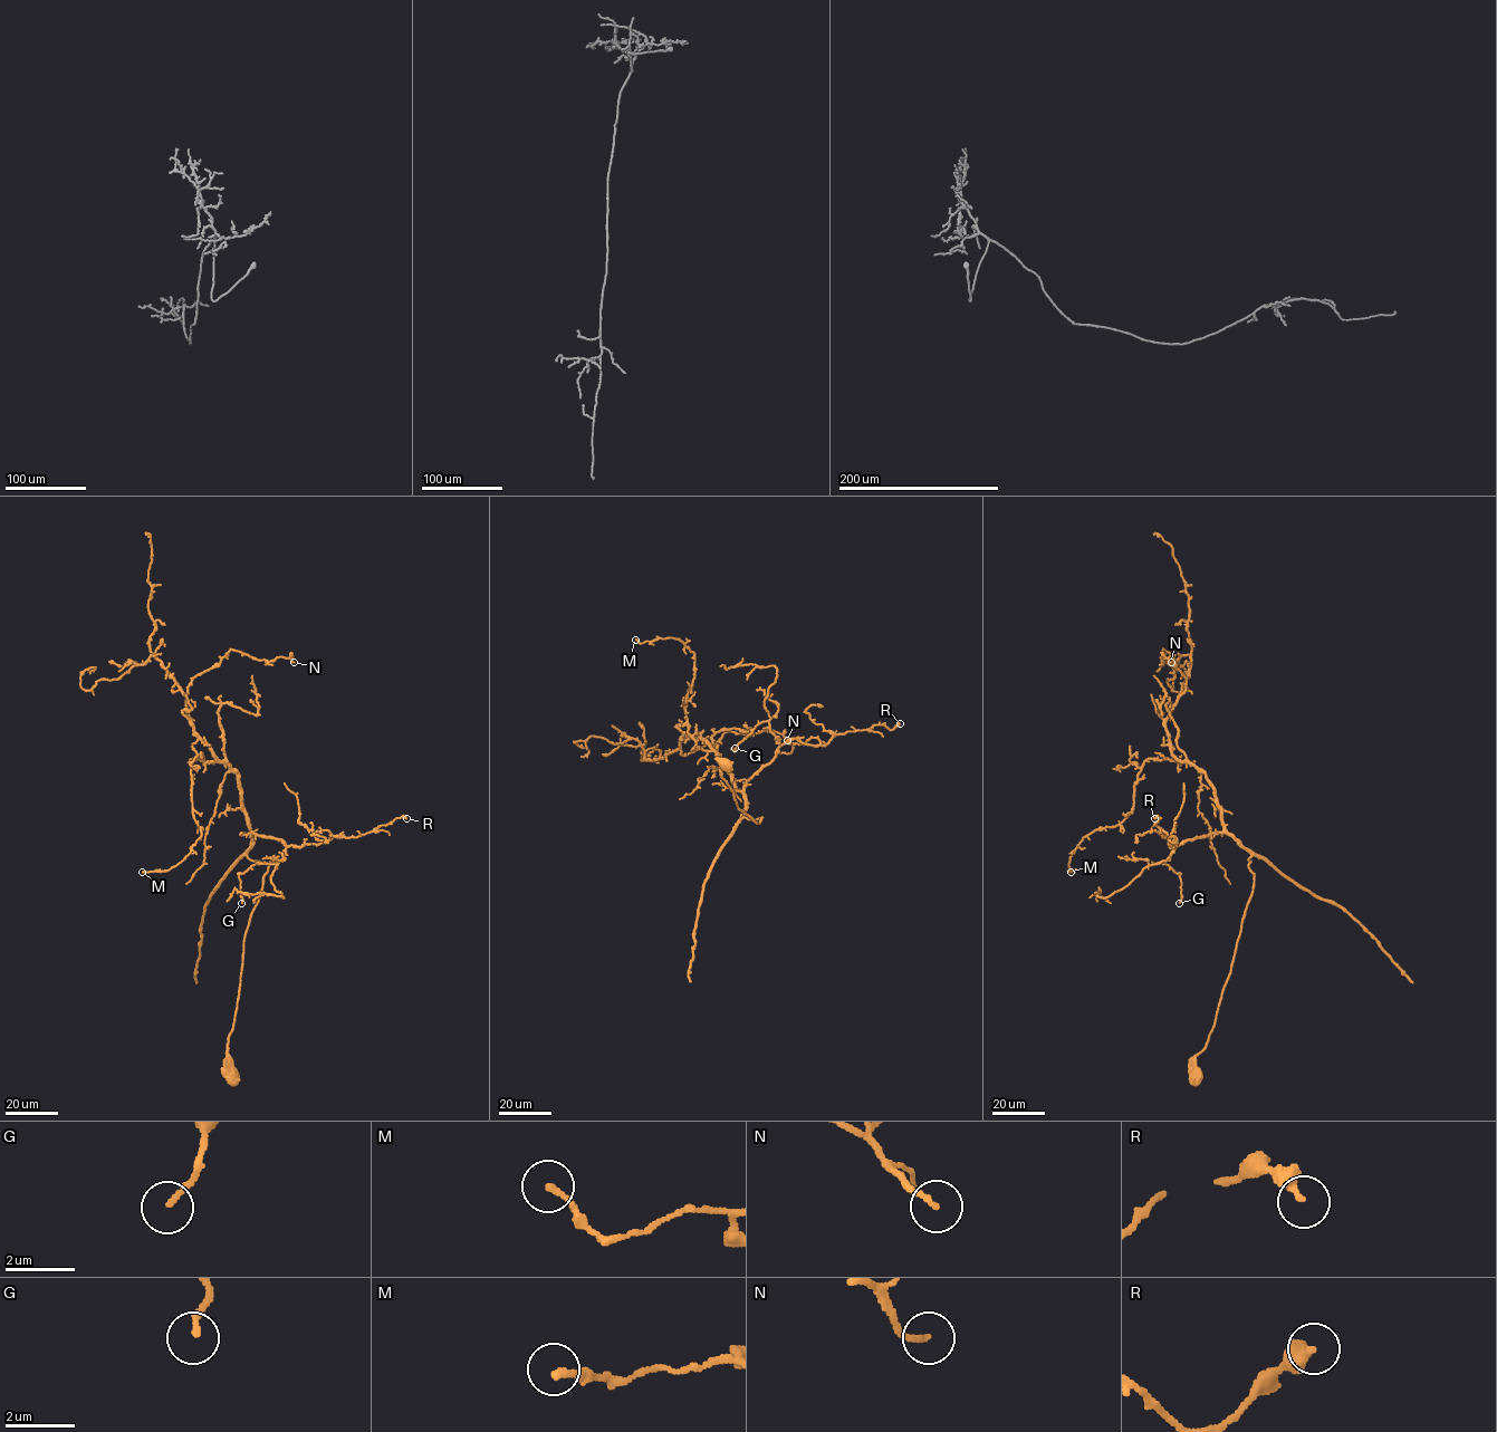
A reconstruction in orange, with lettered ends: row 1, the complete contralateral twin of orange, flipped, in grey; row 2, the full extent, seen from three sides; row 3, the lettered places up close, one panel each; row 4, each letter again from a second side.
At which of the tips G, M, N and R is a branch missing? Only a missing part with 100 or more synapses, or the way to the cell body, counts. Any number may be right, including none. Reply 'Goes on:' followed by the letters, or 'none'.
Goes on: none

